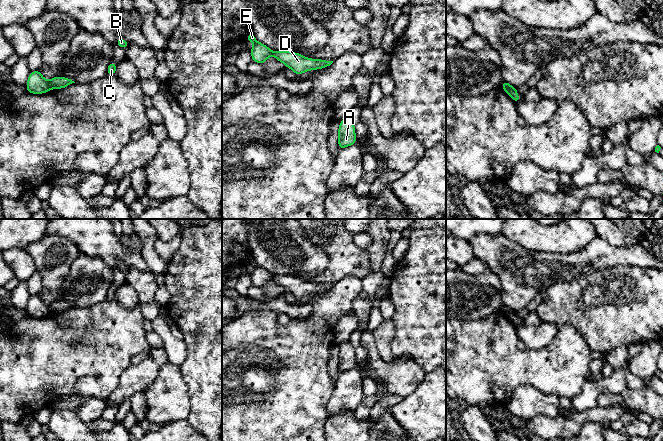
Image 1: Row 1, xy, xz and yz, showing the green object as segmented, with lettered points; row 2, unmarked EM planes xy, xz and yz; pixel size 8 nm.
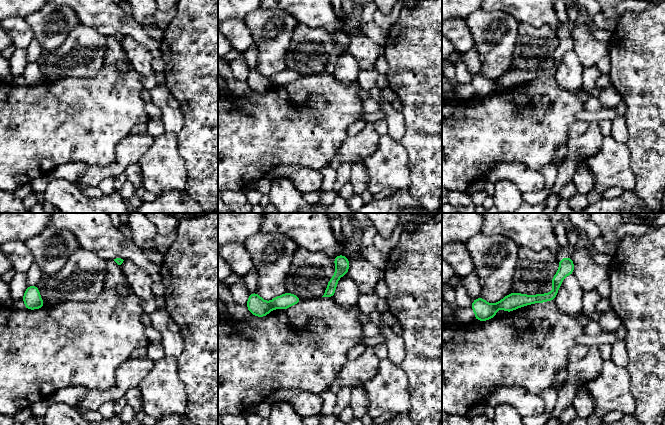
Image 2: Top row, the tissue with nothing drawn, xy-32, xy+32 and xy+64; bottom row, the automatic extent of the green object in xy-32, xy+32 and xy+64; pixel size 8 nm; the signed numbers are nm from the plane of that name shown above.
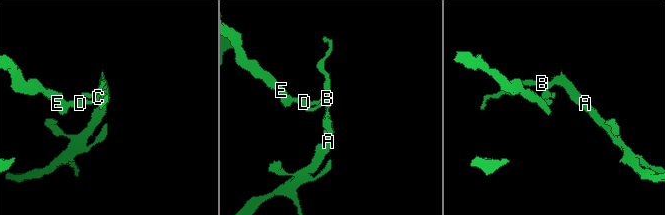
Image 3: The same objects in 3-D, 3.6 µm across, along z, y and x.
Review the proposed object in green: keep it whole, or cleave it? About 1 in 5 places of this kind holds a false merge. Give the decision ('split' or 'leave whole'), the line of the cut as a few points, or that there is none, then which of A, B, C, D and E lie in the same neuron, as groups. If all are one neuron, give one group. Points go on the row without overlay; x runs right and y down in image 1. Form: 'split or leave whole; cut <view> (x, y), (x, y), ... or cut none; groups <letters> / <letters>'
split; cut xy (48, 305), (51, 312); groups A B C D / E

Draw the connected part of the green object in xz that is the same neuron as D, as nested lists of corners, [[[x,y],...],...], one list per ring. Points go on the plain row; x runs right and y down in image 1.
[[[291,275],[273,276],[273,280],[278,285],[284,287],[287,292],[293,294],[296,300],[310,294],[323,293],[327,290],[330,290],[333,287],[333,285],[306,282],[299,277]]]

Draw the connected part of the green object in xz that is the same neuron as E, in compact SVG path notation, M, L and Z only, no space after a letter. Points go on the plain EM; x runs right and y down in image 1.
M253 256L248 259L246 262L246 265L252 265L253 266L253 271L251 273L251 280L252 280L252 285L256 287L261 287L264 288L265 285L273 279L273 275L267 271L266 269L258 266L255 263L255 260Z

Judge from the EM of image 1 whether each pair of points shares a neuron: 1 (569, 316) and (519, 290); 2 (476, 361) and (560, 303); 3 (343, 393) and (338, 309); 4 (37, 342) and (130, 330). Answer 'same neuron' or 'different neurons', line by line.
1: different neurons
2: different neurons
3: different neurons
4: same neuron

